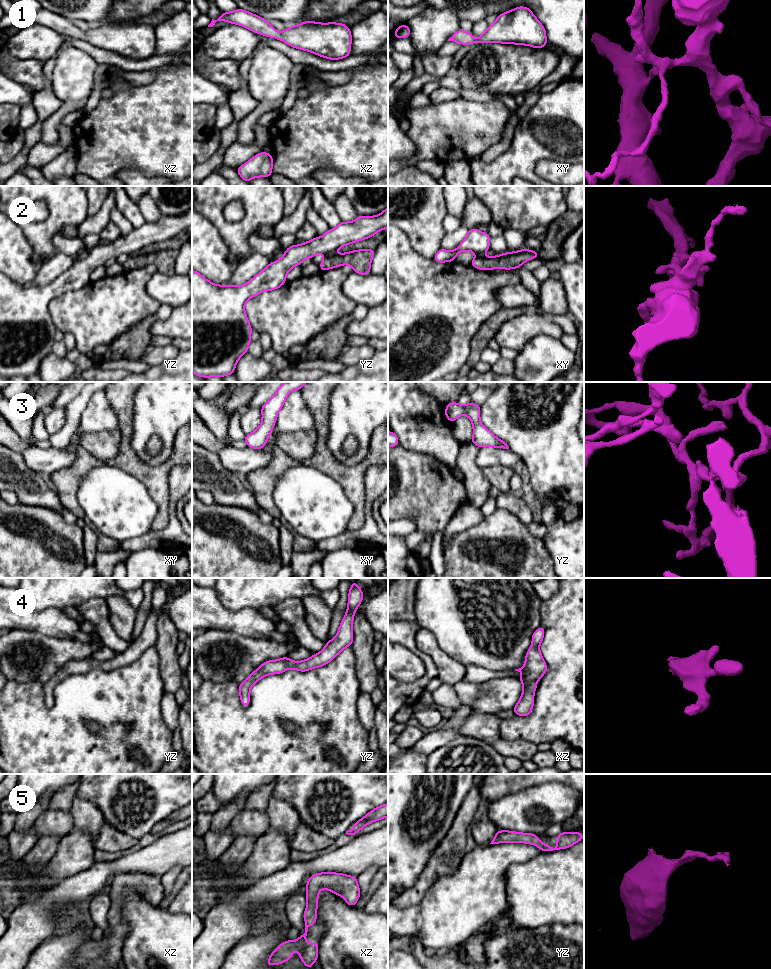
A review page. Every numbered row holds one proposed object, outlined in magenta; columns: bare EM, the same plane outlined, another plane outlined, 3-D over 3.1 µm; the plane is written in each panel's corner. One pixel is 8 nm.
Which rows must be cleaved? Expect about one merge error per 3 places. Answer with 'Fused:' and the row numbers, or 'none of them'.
Fused: 2

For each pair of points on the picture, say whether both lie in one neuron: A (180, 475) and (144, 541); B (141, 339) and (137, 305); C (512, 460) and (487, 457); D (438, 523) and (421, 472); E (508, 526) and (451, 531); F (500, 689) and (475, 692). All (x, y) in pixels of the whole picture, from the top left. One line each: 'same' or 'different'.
A: same
B: different
C: same
D: same
E: different
F: different

